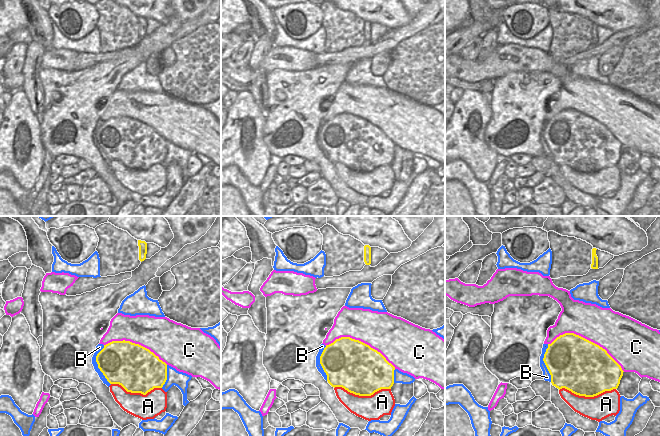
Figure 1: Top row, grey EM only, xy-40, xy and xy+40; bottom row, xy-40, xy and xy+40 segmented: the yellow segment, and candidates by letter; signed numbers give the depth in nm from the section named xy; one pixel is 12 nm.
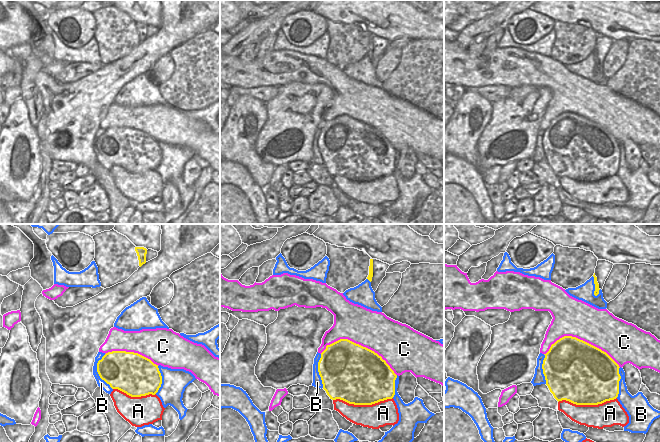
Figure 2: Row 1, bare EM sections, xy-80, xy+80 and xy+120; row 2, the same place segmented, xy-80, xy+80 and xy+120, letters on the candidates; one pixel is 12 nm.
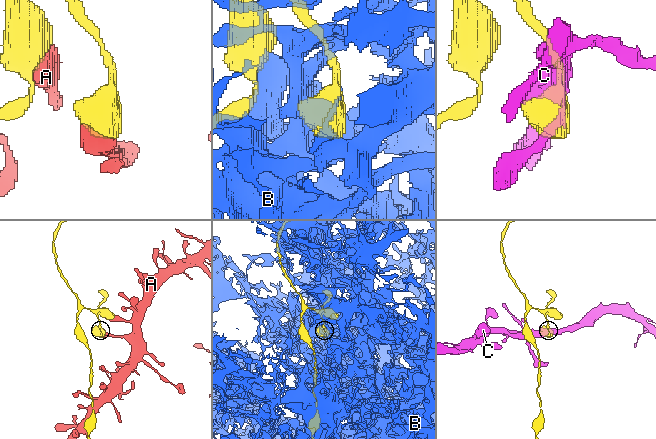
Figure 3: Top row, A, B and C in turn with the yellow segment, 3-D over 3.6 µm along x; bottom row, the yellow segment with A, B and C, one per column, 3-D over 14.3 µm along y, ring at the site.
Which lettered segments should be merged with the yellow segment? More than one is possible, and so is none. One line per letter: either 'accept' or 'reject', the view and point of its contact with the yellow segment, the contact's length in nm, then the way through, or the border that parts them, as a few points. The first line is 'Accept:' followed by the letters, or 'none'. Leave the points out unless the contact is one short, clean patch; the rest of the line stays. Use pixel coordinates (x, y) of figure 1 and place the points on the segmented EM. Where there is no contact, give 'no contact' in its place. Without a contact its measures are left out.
Accept: none
A: reject; meets yellow in xy at (362, 395); contact 700 nm long
B: reject; meets yellow in xy-40 at (98, 365); contact 480 nm long
C: reject; meets yellow in xy+40 at (586, 339); contact 1000 nm long

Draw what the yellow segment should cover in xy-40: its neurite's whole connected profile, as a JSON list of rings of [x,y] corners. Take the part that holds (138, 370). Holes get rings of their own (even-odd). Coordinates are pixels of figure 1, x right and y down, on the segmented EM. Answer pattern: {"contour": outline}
{"contour": [[[112,341],[104,345],[96,362],[110,384],[119,384],[127,392],[146,395],[154,388],[162,388],[167,380],[167,364],[149,349],[130,341]]]}

